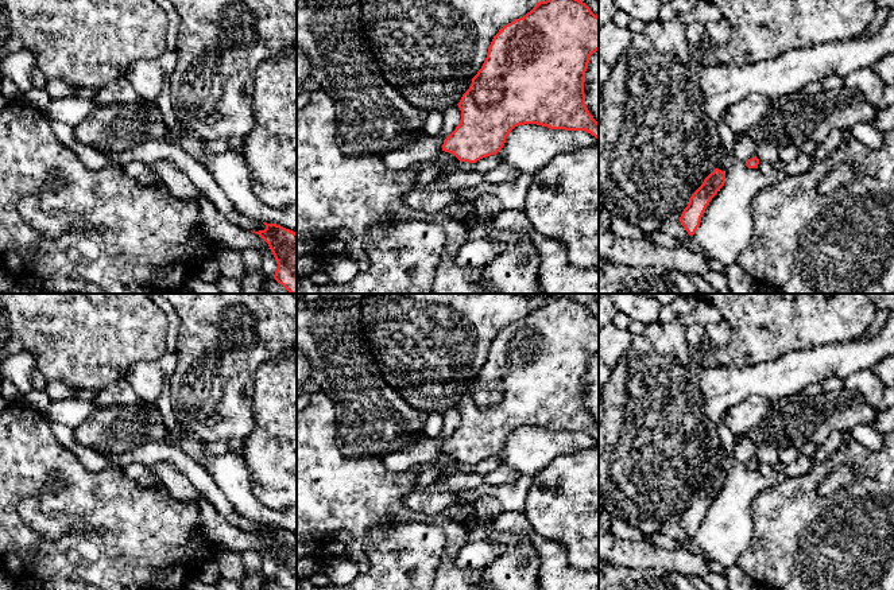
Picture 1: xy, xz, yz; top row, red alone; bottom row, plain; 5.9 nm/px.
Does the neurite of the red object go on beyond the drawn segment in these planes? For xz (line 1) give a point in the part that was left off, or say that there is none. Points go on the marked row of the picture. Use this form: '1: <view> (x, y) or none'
1: none

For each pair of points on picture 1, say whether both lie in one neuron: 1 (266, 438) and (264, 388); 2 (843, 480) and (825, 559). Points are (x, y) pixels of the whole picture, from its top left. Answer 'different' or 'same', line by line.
1: same
2: different

